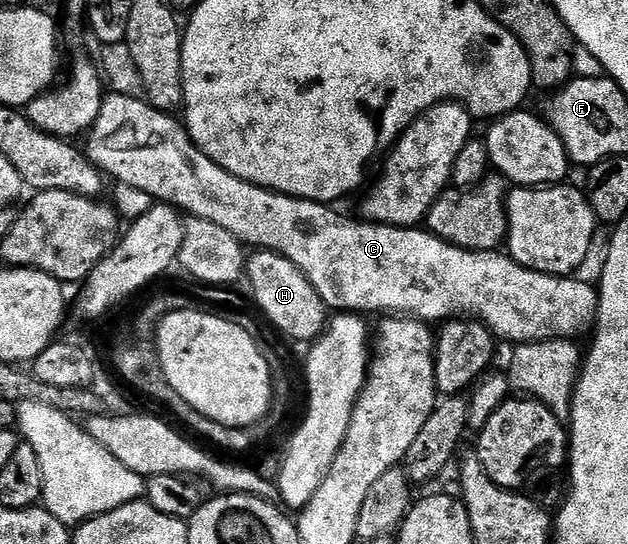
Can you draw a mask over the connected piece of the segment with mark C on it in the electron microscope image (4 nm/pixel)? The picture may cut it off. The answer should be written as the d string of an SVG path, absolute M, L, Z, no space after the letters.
M108 95L94 126L86 133L85 151L99 169L120 185L143 190L155 202L170 204L187 216L214 222L229 230L229 234L233 234L244 246L252 244L252 249L267 249L283 255L300 268L328 309L339 314L398 314L424 322L446 322L462 314L479 320L500 341L512 340L515 346L536 344L538 340L586 337L594 329L595 315L599 309L599 294L594 283L586 284L583 280L575 280L579 278L554 276L526 268L499 250L474 252L468 248L458 248L456 244L450 244L448 240L442 240L419 226L400 228L398 224L350 220L334 212L331 204L300 200L297 196L271 192L268 188L250 184L209 159L191 141L186 127L180 121L178 124L175 118L154 108L146 99Z

